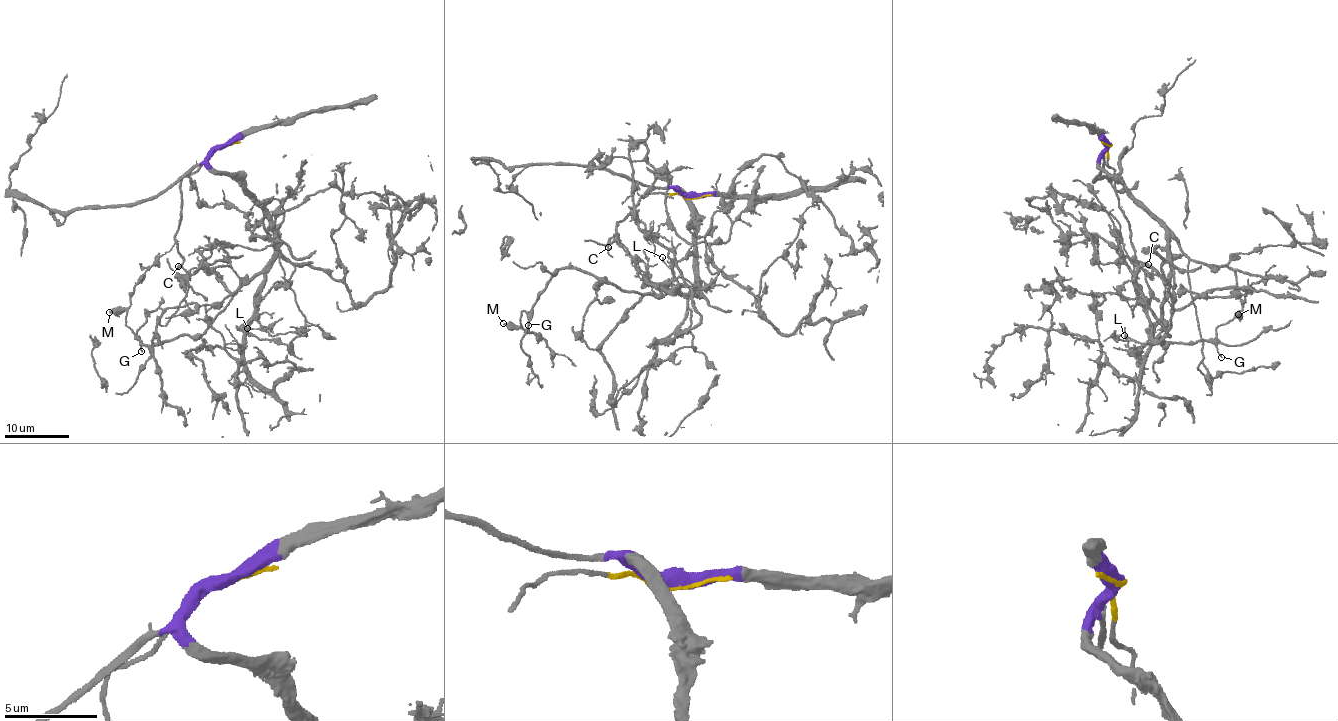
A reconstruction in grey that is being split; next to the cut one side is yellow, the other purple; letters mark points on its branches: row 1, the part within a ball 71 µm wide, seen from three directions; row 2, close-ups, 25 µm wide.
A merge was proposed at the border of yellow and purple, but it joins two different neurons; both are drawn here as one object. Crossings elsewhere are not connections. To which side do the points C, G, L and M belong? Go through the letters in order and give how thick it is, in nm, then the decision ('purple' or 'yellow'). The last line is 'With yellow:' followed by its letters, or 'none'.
C: 280 nm thick; yellow
G: 140 nm thick; purple
L: 150 nm thick; purple
M: 440 nm thick; purple
With yellow: C

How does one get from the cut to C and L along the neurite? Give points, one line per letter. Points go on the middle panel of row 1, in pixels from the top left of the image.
C: (690, 197), (679, 193), (647, 193), (615, 226), (617, 233), (610, 239), (608, 247)
L: (690, 197), (678, 191), (694, 226), (697, 292), (665, 290), (673, 272), (663, 257)

